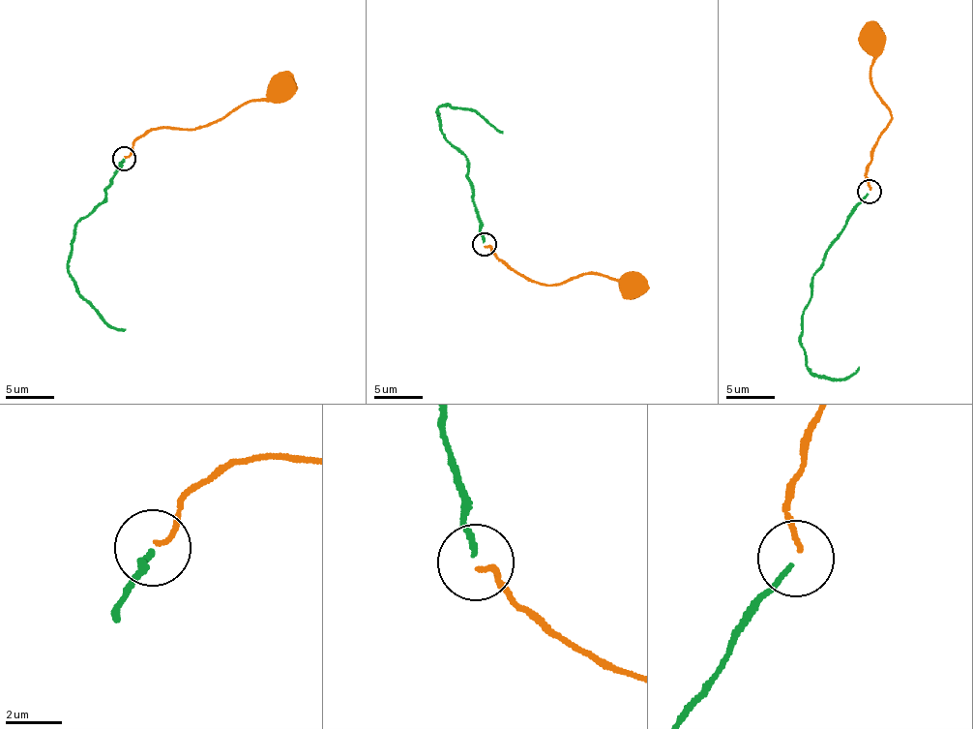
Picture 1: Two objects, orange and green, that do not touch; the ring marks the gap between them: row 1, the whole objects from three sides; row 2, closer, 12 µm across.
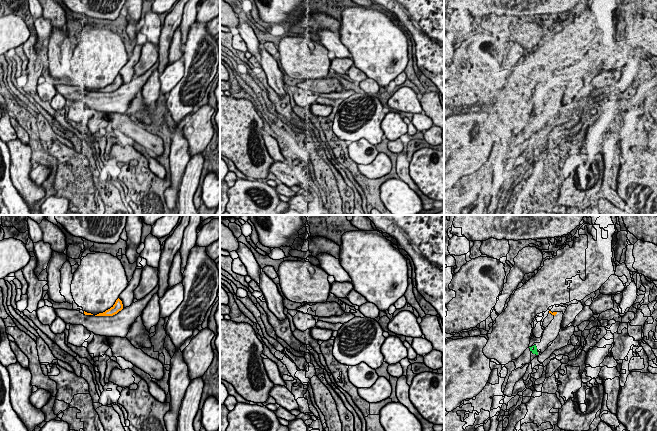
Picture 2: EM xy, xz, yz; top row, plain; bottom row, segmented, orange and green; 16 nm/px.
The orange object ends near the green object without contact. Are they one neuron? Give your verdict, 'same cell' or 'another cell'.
another cell

